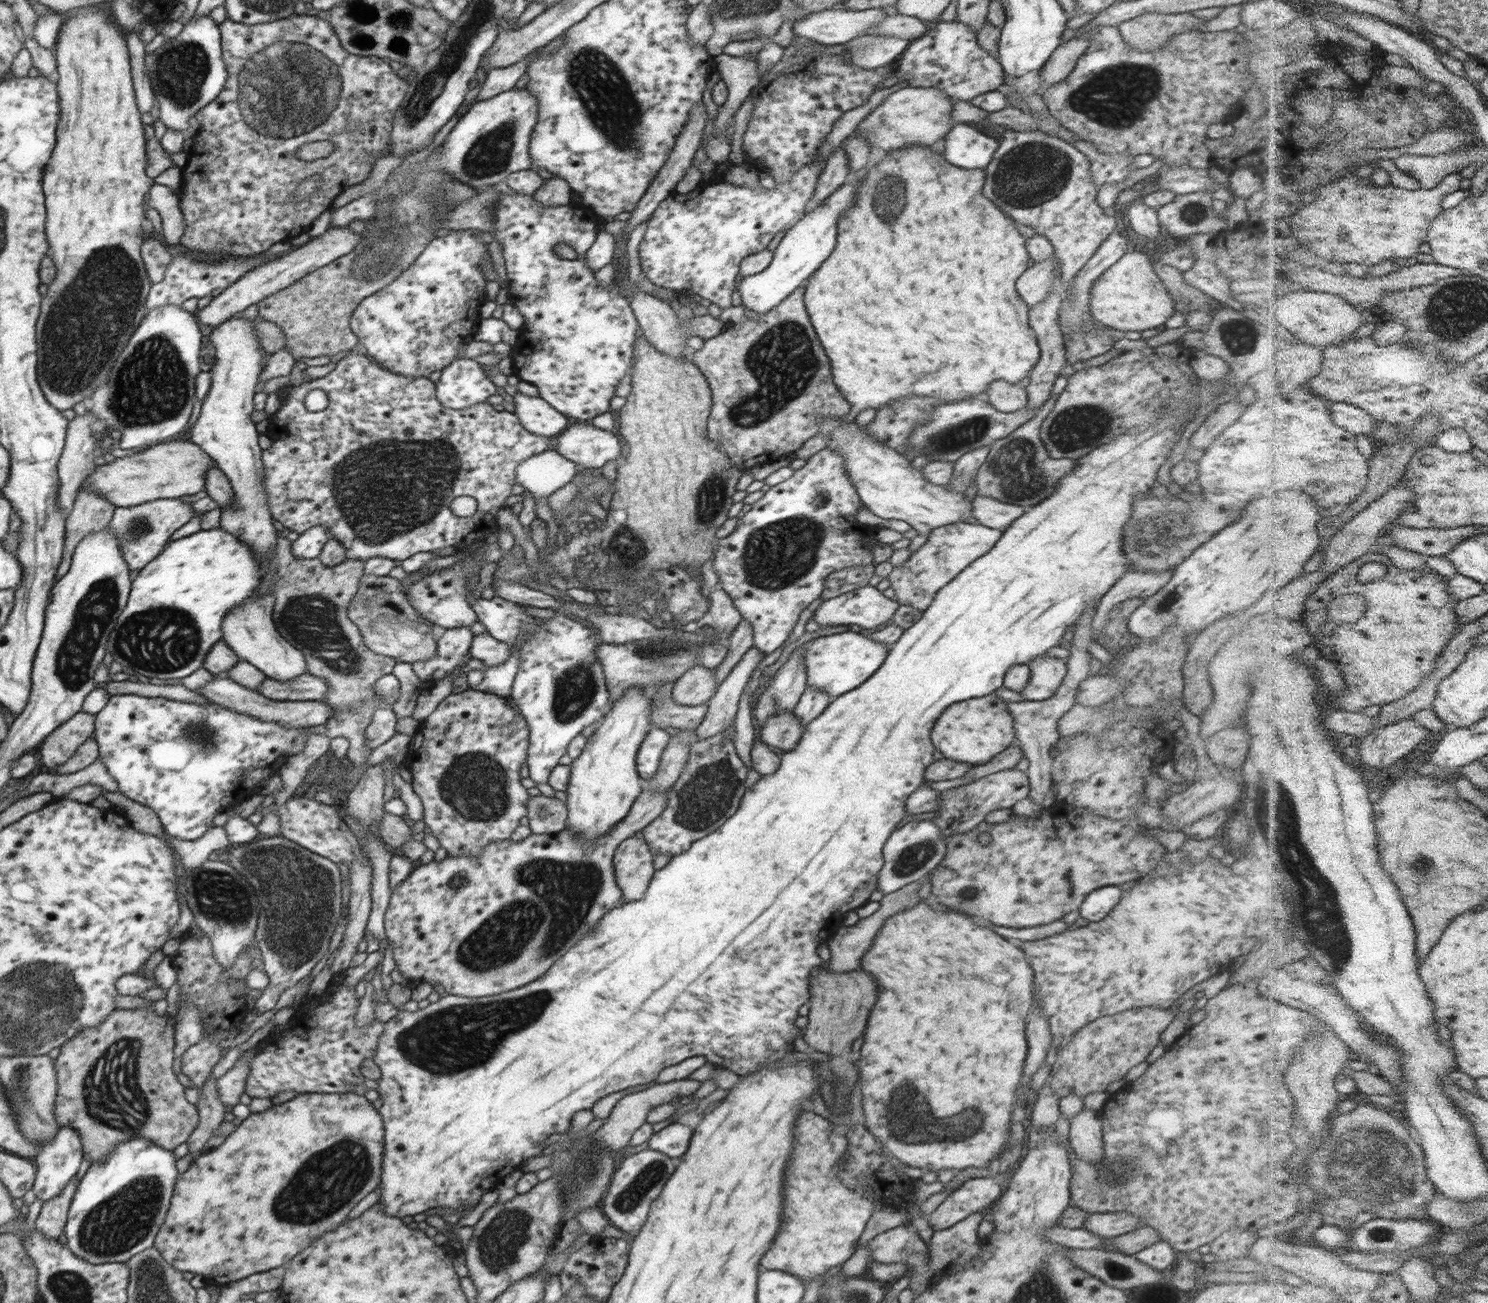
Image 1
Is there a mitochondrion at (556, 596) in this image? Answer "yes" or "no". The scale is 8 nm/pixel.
no

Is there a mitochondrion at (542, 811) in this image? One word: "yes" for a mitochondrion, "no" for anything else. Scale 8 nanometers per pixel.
yes

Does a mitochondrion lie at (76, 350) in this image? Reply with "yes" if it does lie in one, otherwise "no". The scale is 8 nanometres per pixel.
yes

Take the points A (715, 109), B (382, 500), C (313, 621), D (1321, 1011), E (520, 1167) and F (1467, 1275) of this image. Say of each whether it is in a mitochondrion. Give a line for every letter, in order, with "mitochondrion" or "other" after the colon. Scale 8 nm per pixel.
A: other
B: mitochondrion
C: mitochondrion
D: other
E: other
F: other

